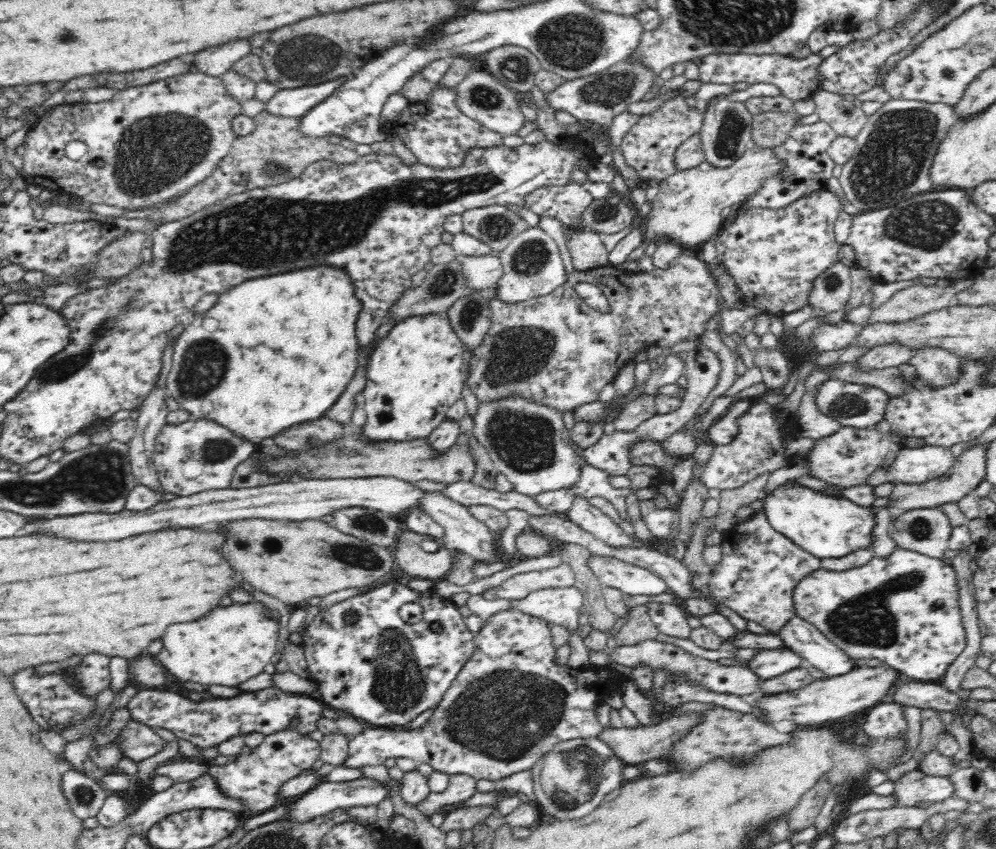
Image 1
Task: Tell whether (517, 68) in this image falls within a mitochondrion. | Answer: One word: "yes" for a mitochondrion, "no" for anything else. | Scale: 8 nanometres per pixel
yes

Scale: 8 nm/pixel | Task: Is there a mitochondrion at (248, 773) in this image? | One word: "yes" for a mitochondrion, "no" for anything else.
no

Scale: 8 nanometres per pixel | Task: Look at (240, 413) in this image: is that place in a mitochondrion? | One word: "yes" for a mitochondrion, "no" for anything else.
no

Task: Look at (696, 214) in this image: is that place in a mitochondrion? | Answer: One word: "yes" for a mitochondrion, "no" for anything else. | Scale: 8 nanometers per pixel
no

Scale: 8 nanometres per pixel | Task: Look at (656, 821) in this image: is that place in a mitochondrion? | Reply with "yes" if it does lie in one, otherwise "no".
no

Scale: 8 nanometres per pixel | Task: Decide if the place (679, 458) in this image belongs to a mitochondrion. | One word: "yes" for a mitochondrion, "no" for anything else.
no

